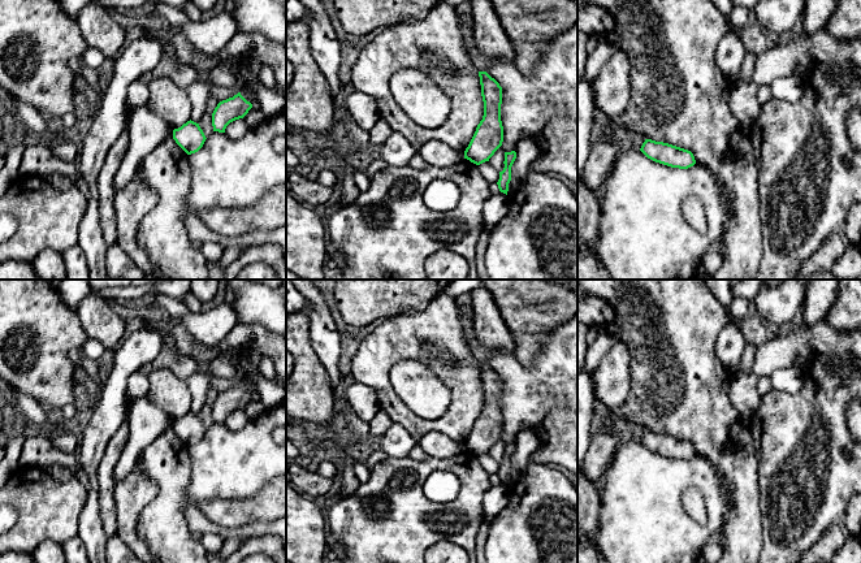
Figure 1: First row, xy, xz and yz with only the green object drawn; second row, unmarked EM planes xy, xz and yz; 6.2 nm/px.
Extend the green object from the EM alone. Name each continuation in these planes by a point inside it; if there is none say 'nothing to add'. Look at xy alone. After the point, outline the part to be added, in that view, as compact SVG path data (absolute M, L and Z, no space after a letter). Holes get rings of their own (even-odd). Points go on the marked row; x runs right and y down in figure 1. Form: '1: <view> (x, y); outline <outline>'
1: xy (250, 68); outline M247 59L242 62L239 62L239 68L241 68L242 77L246 81L246 86L241 91L241 95L247 101L254 104L255 103L255 96L254 96L252 91L247 87L247 83L259 79L259 73L260 73L261 64L256 60L254 60L254 59Z

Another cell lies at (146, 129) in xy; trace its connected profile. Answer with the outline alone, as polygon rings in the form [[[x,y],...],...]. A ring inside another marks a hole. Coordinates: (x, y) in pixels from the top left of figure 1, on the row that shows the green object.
[[[147,104],[131,109],[127,117],[127,131],[130,138],[127,150],[113,179],[116,192],[135,178],[142,159],[173,135],[169,124]]]

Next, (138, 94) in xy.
[[[140,79],[129,86],[127,101],[131,107],[146,105],[150,98],[148,86]]]

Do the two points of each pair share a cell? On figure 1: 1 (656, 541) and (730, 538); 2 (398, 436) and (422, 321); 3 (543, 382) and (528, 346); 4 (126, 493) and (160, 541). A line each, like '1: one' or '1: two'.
1: two
2: two
3: two
4: two

